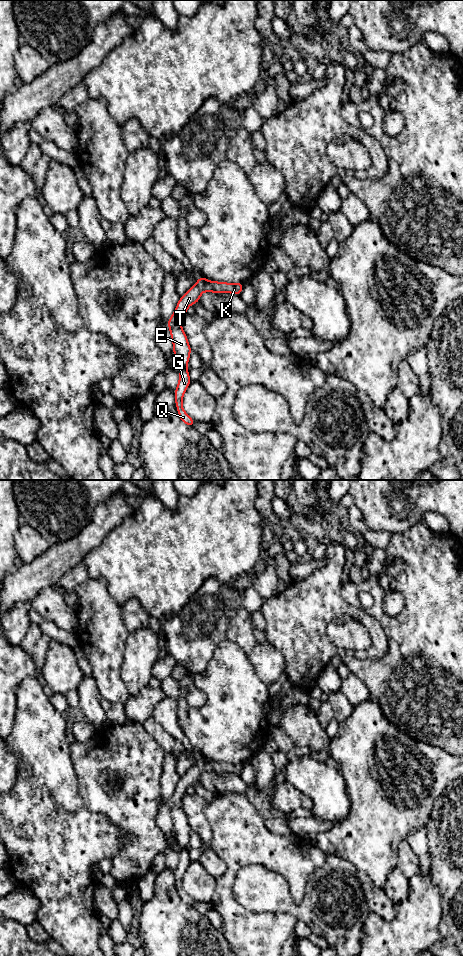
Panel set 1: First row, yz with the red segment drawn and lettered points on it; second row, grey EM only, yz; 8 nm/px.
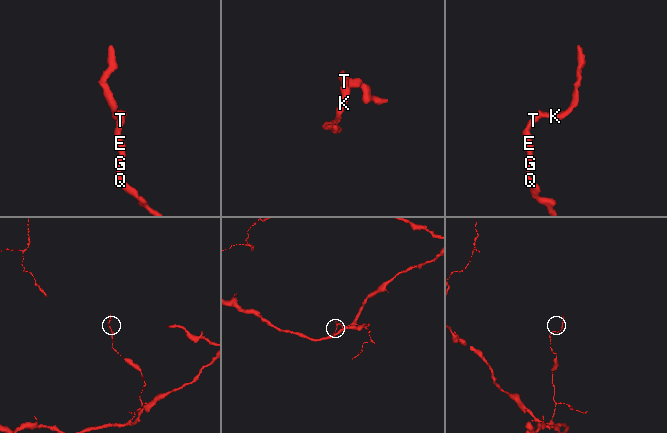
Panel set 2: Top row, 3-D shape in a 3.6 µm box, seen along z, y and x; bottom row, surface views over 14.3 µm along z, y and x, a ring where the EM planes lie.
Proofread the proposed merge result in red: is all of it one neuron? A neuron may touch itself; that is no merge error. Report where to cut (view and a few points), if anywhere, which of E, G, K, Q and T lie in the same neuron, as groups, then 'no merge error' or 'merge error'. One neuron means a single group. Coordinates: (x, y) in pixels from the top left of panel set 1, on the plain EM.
no cut | E G K Q T | no merge error

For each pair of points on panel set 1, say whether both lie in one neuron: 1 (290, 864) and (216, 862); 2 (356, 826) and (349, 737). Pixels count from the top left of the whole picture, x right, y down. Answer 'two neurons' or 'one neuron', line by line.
1: two neurons
2: one neuron

